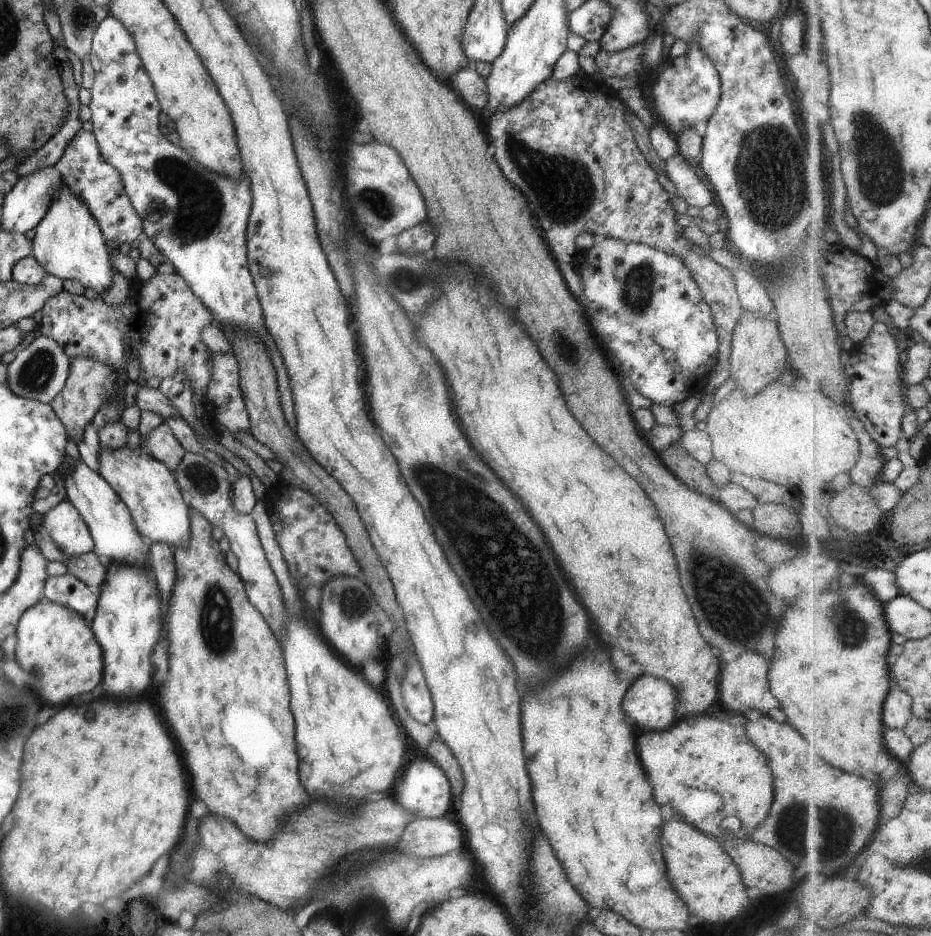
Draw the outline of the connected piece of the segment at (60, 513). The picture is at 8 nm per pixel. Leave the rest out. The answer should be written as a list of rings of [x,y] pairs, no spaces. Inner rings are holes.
[[[60,501],[42,515],[43,528],[63,554],[79,556],[94,550],[87,525],[69,501]]]

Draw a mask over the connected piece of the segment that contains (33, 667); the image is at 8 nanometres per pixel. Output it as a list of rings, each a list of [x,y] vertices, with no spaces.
[[[37,602],[21,613],[14,633],[16,636],[14,660],[21,670],[30,672],[39,680],[39,684],[41,684],[39,688],[32,690],[36,696],[41,696],[47,704],[57,708],[63,706],[65,702],[69,702],[71,696],[89,692],[95,686],[97,686],[95,690],[99,688],[103,672],[102,650],[93,636],[89,622],[83,615],[56,602]]]

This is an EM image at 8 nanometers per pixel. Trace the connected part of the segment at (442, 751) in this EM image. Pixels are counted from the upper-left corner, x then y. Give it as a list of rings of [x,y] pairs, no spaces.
[[[437,736],[434,742],[431,742],[427,748],[425,748],[427,757],[443,771],[443,774],[447,777],[450,784],[450,791],[452,794],[452,800],[454,807],[458,804],[459,795],[462,791],[462,772],[459,763],[455,760],[452,752],[448,749],[448,746]]]

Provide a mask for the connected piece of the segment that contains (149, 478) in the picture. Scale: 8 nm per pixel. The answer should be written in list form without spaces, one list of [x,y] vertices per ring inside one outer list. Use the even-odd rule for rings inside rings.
[[[101,445],[98,448],[98,469],[100,477],[109,484],[113,492],[117,494],[124,505],[129,509],[131,520],[134,522],[138,533],[149,543],[157,541],[166,542],[171,548],[175,545],[186,545],[188,543],[189,521],[187,512],[189,506],[181,499],[181,490],[175,482],[175,477],[170,470],[158,460],[155,460],[151,454],[141,451],[138,448],[129,449],[125,446],[118,449],[108,449]]]

